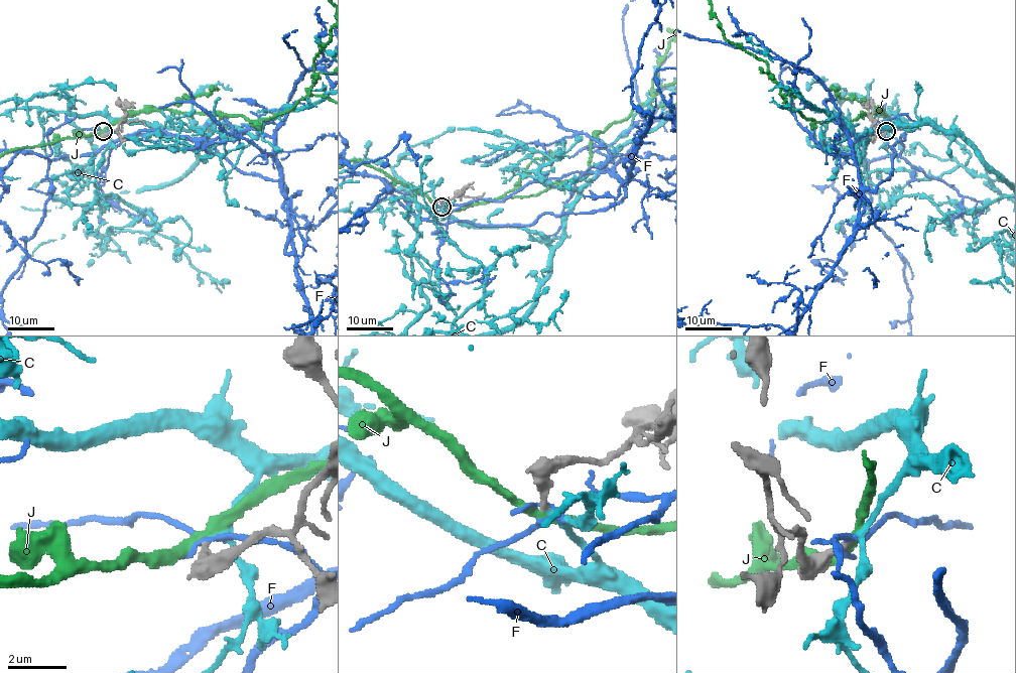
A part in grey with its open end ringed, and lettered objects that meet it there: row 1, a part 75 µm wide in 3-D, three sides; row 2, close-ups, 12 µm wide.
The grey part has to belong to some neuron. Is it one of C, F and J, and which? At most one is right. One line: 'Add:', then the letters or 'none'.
Add: C

